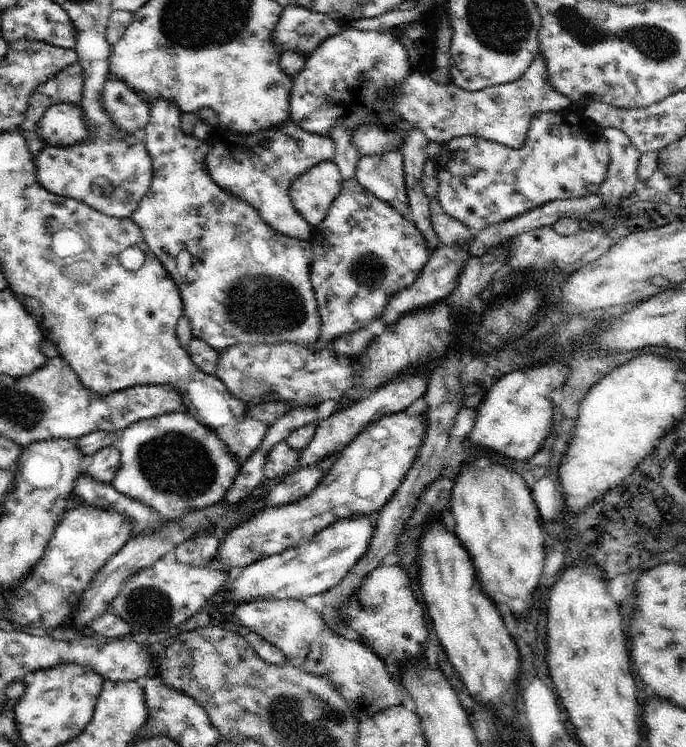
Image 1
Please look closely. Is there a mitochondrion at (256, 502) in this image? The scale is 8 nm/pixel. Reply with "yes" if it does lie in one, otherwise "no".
no

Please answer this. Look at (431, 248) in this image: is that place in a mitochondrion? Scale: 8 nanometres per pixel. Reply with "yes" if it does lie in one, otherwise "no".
no

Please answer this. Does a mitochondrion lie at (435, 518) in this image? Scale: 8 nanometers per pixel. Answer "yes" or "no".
no

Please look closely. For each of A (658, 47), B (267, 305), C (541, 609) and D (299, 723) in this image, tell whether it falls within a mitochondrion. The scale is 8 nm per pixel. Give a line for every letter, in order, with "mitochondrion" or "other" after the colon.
A: mitochondrion
B: mitochondrion
C: other
D: mitochondrion

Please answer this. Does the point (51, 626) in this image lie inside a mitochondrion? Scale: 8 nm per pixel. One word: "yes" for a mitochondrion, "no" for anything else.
no

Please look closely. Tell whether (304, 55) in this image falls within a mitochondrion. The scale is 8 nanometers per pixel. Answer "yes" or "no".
no

